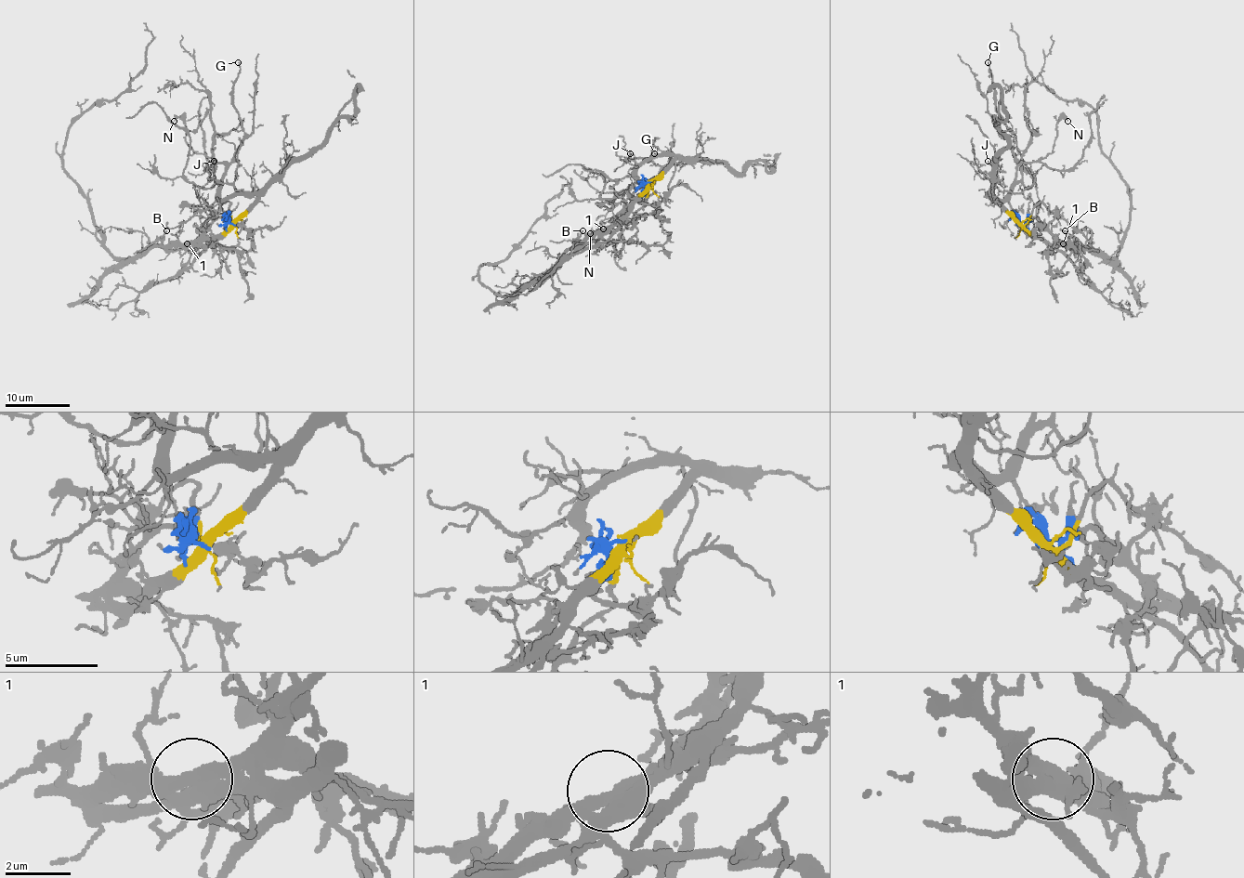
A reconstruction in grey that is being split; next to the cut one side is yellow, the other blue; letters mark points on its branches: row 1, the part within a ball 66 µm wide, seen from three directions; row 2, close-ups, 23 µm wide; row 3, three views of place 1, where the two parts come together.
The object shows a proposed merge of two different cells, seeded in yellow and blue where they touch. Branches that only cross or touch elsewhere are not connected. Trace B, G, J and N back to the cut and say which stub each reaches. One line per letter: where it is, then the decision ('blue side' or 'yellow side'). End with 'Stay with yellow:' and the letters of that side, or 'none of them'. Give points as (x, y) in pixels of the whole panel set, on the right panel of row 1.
B: (1065, 230) | blue side
G: (988, 62) | yellow side
J: (988, 161) | yellow side
N: (1067, 121) | yellow side
Stay with yellow: G, J, N

